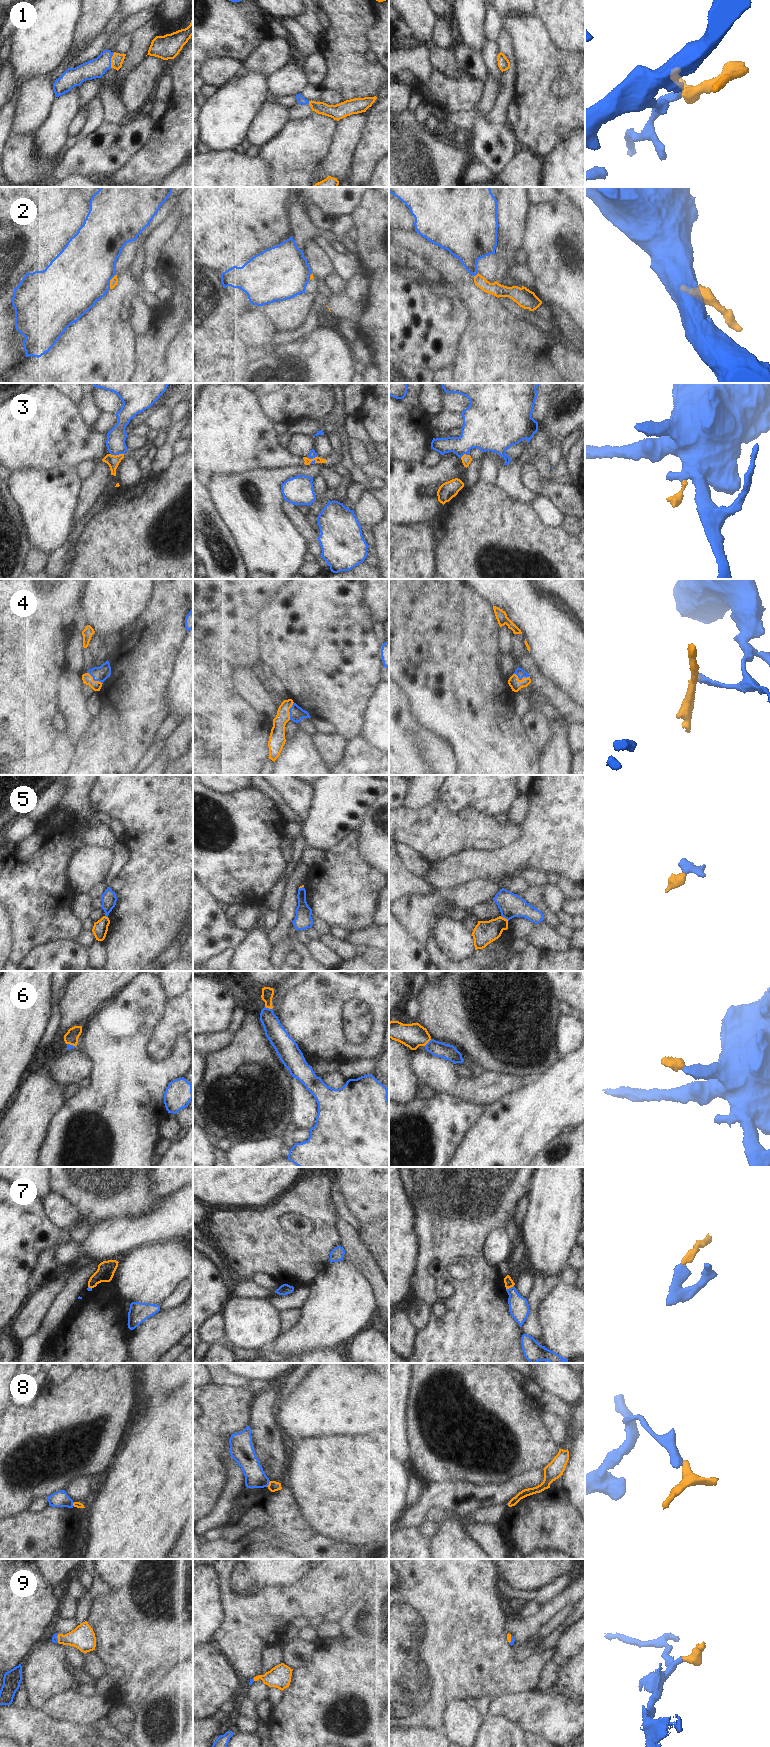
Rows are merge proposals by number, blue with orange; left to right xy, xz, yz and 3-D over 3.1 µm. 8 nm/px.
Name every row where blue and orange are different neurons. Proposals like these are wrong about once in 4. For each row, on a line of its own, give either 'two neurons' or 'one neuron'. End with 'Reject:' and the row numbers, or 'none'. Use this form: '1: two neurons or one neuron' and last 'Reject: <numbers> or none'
1: one neuron
2: two neurons
3: two neurons
4: one neuron
5: two neurons
6: one neuron
7: two neurons
8: two neurons
9: one neuron
Reject: 2, 3, 5, 7, 8

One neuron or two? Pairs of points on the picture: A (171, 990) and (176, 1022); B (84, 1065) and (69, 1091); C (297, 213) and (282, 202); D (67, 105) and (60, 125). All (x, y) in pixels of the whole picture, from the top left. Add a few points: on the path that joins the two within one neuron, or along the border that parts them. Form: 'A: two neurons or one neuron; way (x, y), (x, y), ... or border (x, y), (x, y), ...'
A: two neurons; border (182, 993), (168, 999)
B: two neurons; border (77, 1083), (71, 1083), (64, 1087)
C: two neurons; border (293, 197), (290, 208), (291, 230)
D: one neuron; way (63, 110), (60, 120)

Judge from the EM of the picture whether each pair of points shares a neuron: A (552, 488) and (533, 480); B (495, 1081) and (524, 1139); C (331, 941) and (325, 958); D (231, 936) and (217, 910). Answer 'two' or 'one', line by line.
A: one
B: two
C: two
D: one

